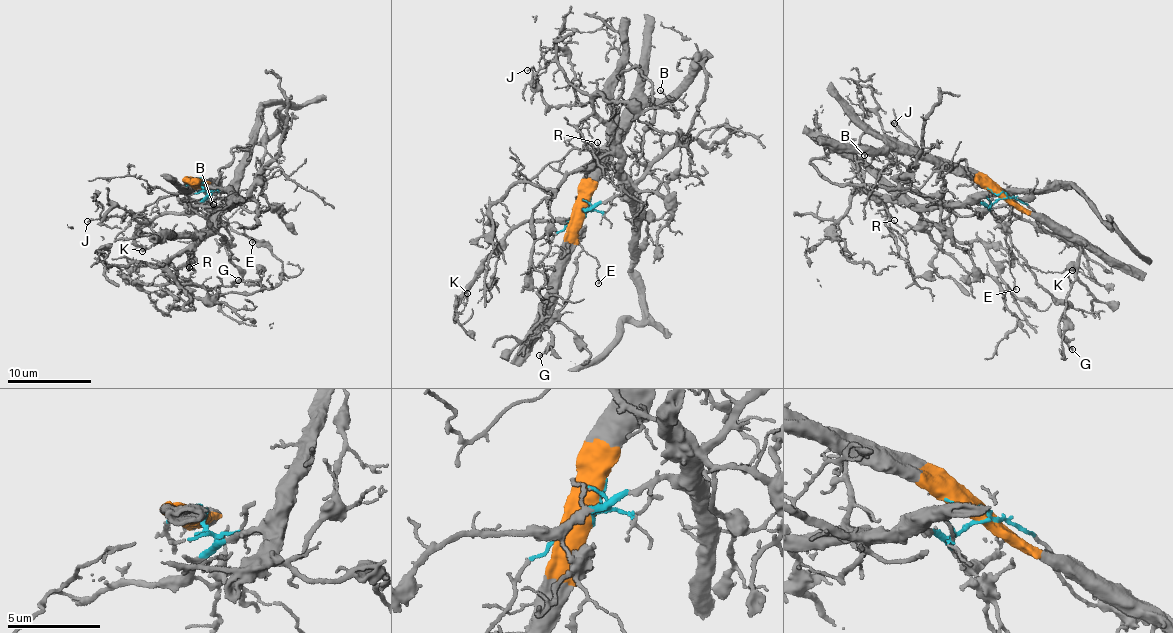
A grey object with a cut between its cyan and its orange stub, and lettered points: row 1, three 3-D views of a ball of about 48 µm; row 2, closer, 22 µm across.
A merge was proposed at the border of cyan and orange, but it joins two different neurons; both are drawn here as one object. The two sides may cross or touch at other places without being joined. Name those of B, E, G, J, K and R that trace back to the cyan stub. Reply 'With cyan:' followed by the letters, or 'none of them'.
With cyan: E, G, J, K, R

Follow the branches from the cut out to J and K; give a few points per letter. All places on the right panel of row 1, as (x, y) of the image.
J: (1003, 193), (986, 204), (943, 200), (916, 206), (887, 191), (876, 170), (916, 145), (893, 123)
K: (1003, 193), (989, 210), (997, 217), (1009, 211), (1070, 242), (1087, 257), (1091, 277), (1071, 270)

